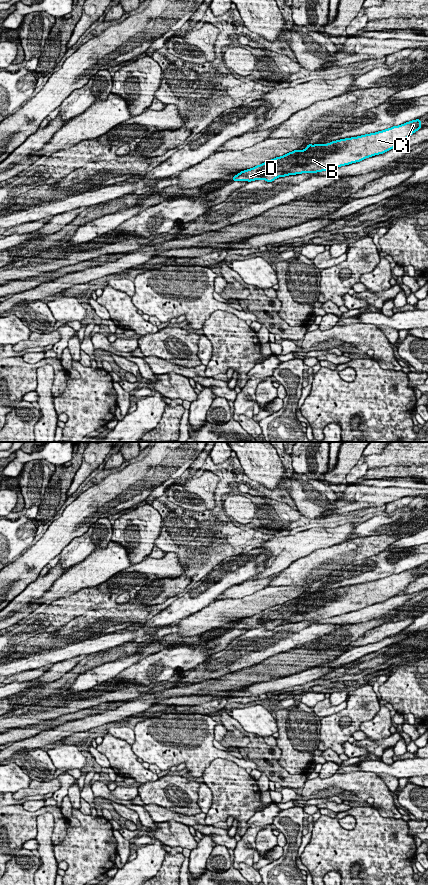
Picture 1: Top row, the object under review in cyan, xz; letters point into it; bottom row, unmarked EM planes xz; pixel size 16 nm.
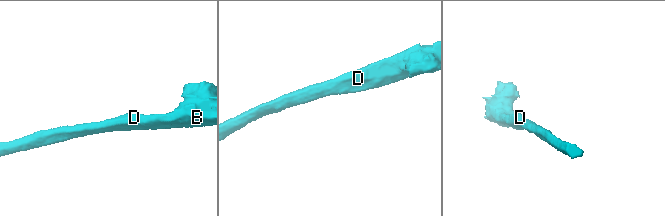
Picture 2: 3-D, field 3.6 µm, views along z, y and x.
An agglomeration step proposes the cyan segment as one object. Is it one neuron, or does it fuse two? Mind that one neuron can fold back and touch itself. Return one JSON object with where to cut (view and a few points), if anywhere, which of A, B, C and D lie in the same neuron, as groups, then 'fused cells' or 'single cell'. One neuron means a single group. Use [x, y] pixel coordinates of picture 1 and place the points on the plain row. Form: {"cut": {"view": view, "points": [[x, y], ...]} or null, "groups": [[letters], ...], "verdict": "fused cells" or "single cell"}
{"cut": null, "groups": [["A", "B", "C", "D"]], "verdict": "single cell"}

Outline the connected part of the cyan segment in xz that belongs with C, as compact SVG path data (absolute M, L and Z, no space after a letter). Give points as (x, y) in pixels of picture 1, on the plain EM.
M416 567L399 574L362 584L340 587L328 592L307 592L304 598L294 598L251 617L240 619L232 629L265 628L301 621L317 621L360 610L383 602L403 591L414 580L423 576Z

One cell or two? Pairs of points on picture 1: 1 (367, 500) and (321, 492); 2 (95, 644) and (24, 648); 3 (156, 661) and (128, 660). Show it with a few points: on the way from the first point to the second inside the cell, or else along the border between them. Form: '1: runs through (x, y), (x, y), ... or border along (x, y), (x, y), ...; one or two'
1: border along (340, 497), (325, 516); two
2: border along (89, 639), (49, 651); two
3: border along (140, 659), (119, 673); two

